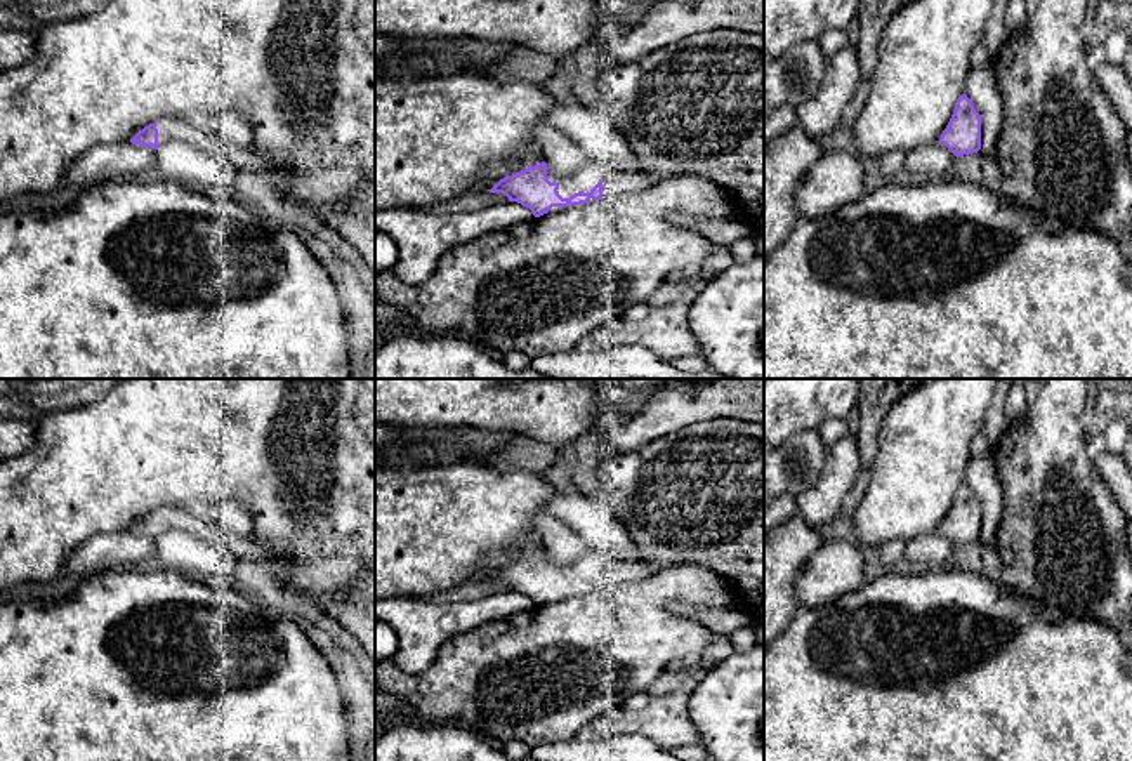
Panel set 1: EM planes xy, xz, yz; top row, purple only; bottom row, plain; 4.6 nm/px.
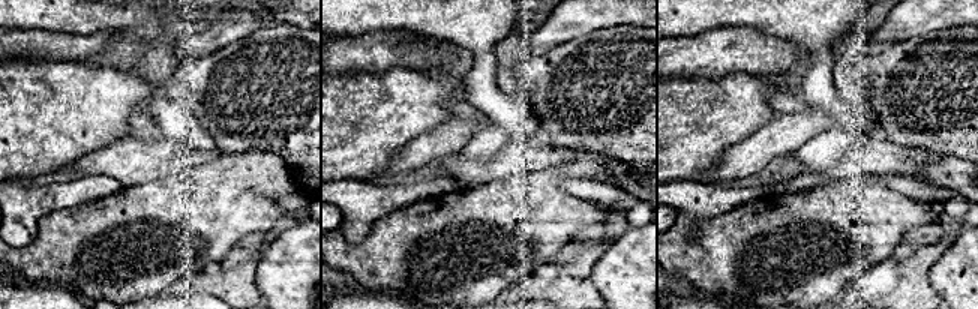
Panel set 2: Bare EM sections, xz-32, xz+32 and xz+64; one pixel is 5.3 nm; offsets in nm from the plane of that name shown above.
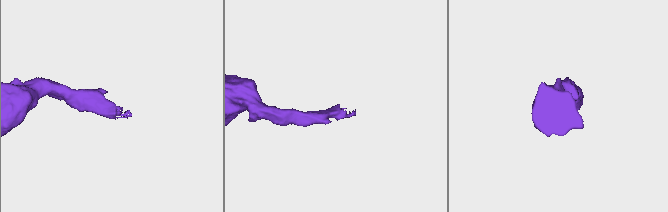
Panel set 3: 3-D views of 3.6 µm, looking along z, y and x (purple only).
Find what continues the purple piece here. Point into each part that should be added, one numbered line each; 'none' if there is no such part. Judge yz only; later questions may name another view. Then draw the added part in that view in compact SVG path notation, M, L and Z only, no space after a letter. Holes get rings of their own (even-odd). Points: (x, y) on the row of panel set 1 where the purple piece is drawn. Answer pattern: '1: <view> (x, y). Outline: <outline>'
none

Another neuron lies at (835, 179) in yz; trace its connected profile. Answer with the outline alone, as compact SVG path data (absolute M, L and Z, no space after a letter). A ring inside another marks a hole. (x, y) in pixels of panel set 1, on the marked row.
M823 153L797 184L799 215L804 219L828 215L859 200L865 195L863 188L865 165L861 156Z

